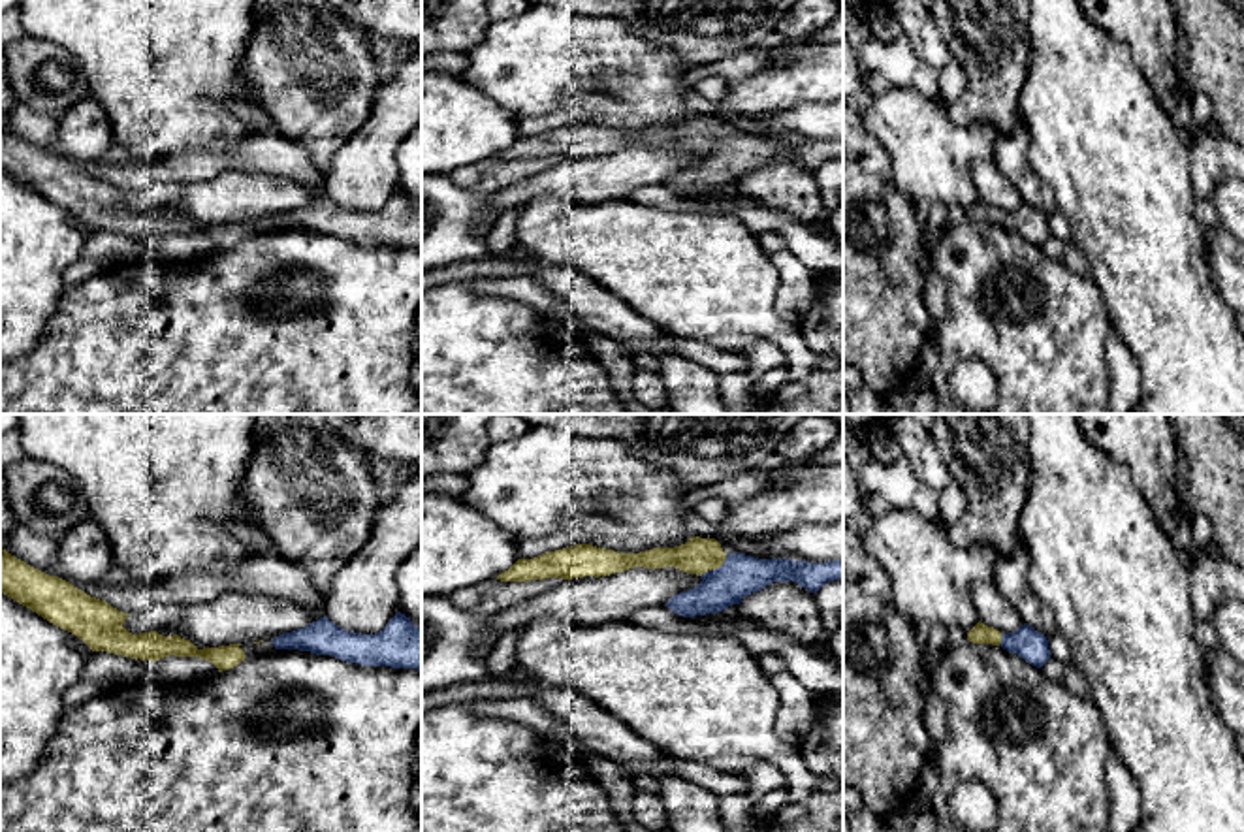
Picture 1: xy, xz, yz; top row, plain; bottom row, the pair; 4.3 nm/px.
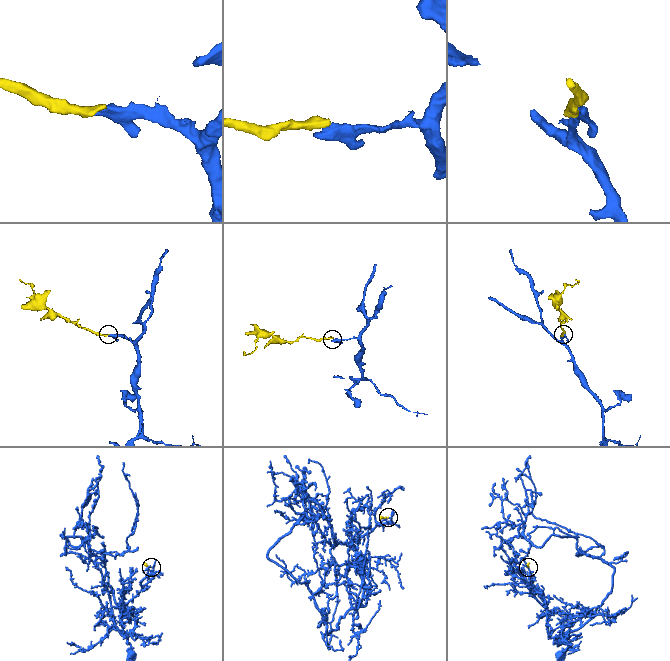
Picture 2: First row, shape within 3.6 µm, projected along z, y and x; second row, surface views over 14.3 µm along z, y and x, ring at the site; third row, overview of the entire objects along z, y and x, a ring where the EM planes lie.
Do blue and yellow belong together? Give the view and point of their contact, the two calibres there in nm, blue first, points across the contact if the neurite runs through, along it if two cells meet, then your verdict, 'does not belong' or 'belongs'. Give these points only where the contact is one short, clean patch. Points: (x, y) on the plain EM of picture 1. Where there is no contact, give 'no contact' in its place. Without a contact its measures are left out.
meets blue in xz at (716, 147); 180 nm thick on the blue side, 160 nm on the other; runs through xz (740, 153), (716, 147), (702, 134), (697, 134); belongs

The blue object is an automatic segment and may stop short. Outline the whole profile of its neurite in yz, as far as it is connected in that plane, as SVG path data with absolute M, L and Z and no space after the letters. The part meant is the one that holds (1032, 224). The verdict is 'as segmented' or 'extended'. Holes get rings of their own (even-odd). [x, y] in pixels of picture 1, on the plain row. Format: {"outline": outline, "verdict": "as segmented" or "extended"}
{"outline": "M977 201L969 211L967 218L973 222L1001 224L1009 232L1020 233L1026 241L1041 247L1050 237L1048 218L1029 203L1022 203L1018 209L1001 213L994 205Z", "verdict": "extended"}

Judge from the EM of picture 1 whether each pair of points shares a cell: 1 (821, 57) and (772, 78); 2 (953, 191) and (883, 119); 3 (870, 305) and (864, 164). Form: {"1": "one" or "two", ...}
{"1": "one", "2": "one", "3": "one"}

